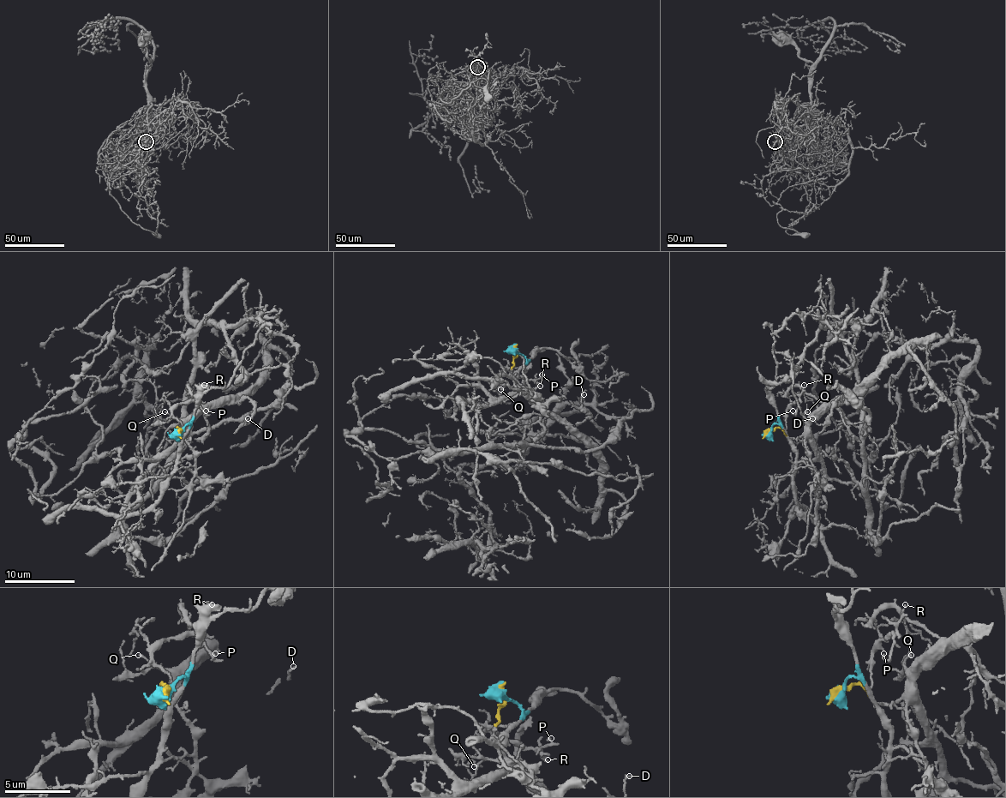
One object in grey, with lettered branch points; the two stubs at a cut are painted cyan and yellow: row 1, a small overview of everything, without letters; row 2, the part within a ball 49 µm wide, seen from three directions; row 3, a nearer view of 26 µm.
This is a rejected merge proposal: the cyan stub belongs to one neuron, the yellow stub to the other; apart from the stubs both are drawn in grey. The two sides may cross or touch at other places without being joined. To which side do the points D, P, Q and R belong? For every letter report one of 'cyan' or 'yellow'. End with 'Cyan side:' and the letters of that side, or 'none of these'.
D: yellow
P: cyan
Q: yellow
R: cyan
Cyan side: P, R

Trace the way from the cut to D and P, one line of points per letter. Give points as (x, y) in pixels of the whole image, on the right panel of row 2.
D: (768, 432), (780, 428), (797, 439), (818, 410), (843, 404), (840, 398), (831, 414), (818, 424), (813, 417)
P: (768, 432), (776, 424), (783, 430), (787, 426), (787, 414), (792, 404), (797, 402), (795, 412), (792, 410)

